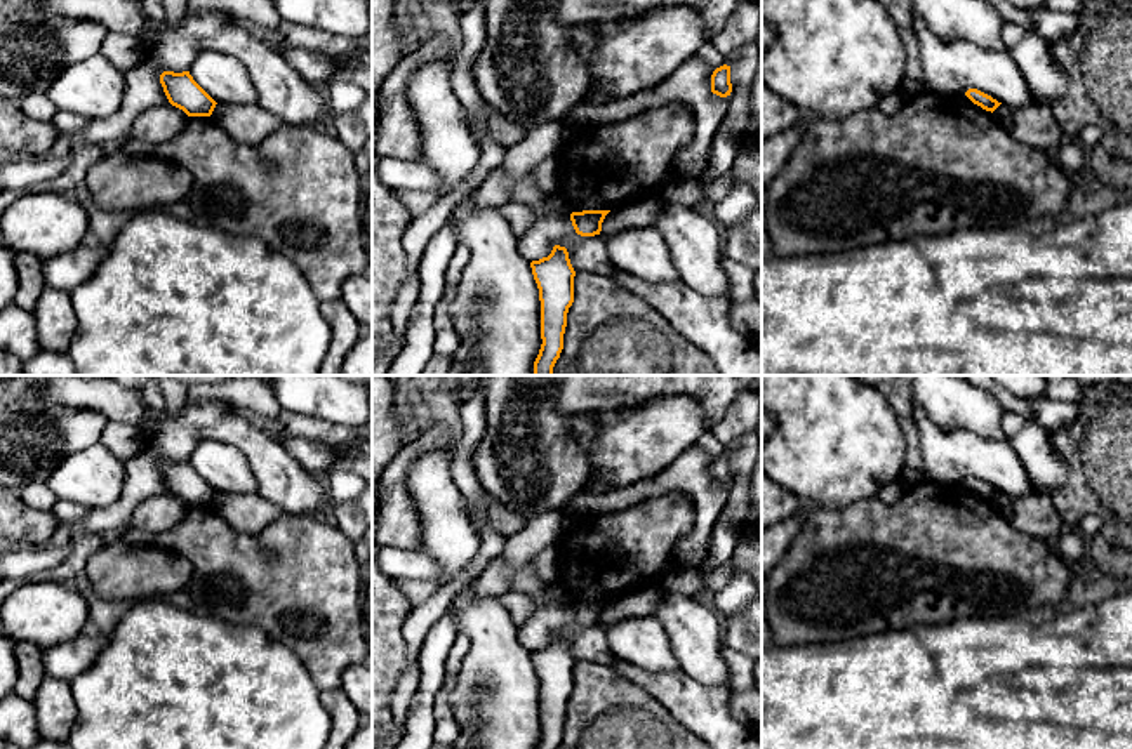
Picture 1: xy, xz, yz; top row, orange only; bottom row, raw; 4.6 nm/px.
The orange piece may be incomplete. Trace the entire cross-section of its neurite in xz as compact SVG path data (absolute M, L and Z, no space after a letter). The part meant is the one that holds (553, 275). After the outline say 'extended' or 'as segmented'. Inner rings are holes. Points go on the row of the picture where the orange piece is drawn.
M555 245L548 257L530 262L541 301L541 349L534 361L534 375L553 375L563 349L567 313L574 302L574 276L565 247Z; as segmented

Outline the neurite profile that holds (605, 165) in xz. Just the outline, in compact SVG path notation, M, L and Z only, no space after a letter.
M668 103L636 118L574 130L556 153L558 189L569 195L574 212L614 210L633 200L659 196L668 182L680 179L673 162L694 134L696 116L683 103Z

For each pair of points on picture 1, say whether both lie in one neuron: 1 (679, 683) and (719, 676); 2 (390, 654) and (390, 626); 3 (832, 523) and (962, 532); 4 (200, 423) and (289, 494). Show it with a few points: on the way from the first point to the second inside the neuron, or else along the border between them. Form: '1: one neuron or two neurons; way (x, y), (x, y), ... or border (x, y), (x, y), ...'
1: two neurons; border (680, 668), (706, 685), (727, 689)
2: one neuron; way (390, 647), (390, 633)
3: one neuron; way (865, 532), (929, 532)
4: one neuron; way (225, 426), (237, 431), (275, 470)

